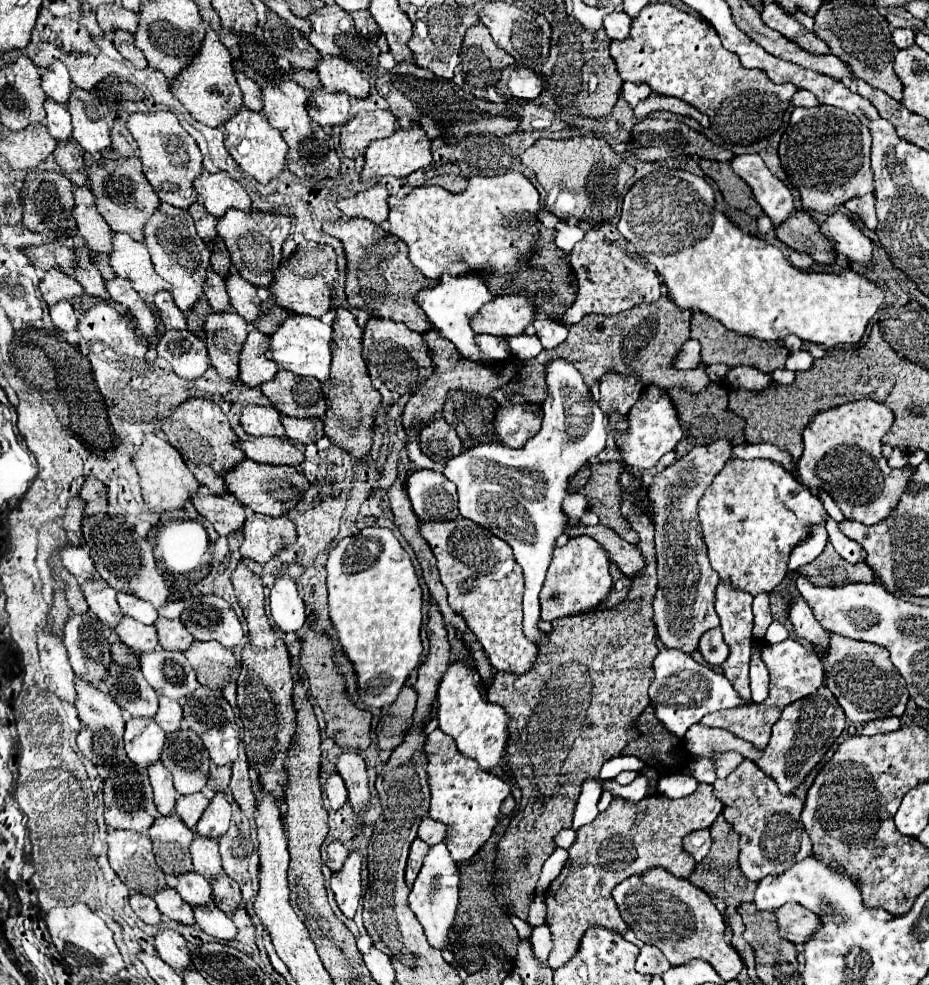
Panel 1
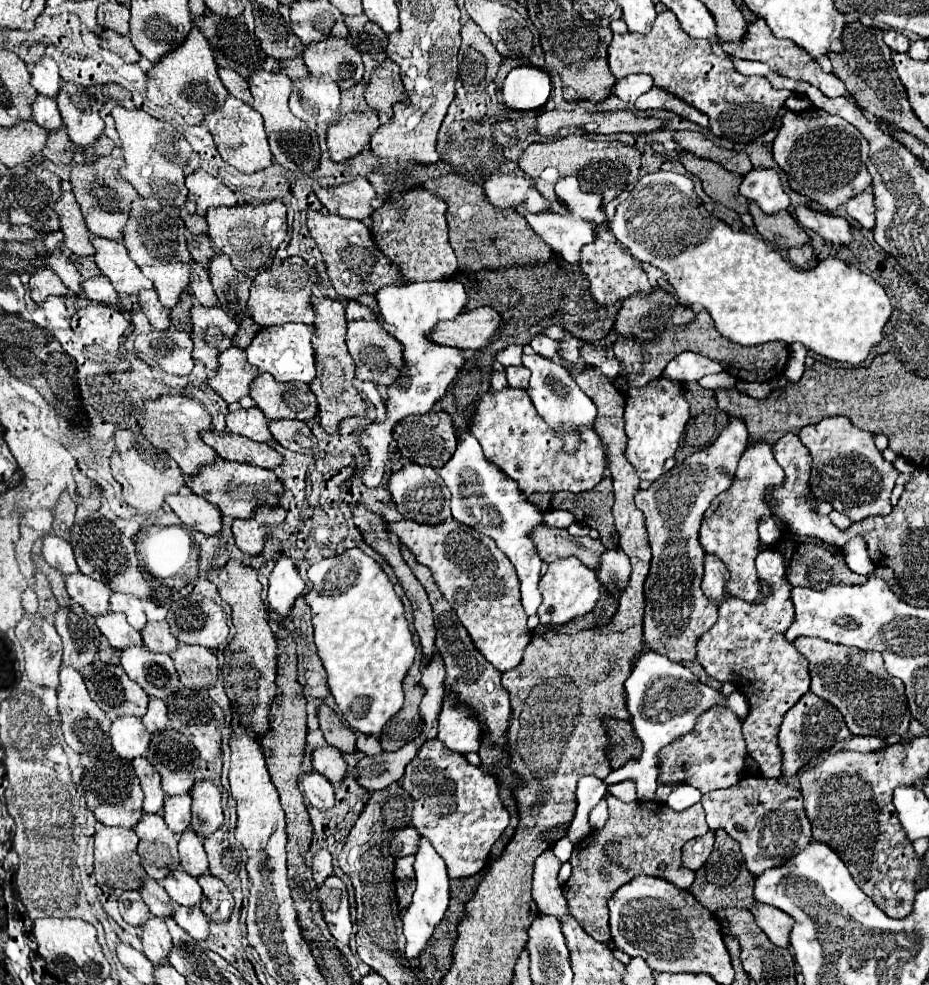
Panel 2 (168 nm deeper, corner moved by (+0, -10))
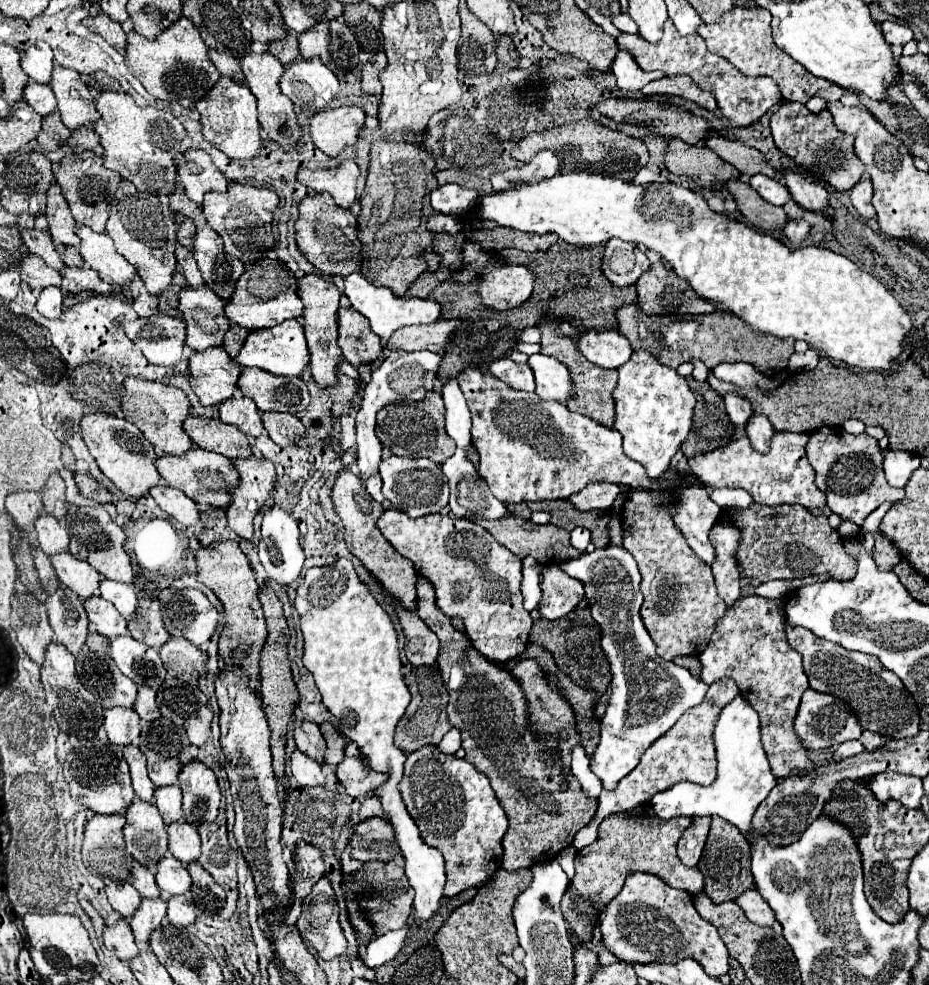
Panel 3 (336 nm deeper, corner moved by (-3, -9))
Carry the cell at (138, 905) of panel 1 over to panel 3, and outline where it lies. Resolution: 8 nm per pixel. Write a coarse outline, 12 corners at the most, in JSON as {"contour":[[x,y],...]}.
{"contour":[[108,881],[110,905],[126,919],[134,917],[142,901],[124,881]]}

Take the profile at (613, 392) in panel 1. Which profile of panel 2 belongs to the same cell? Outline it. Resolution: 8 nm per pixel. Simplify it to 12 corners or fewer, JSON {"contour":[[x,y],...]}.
{"contour":[[707,310],[655,340],[617,338],[629,384],[659,378],[677,354],[697,352],[735,378],[771,382],[785,342],[741,346],[717,332]]}

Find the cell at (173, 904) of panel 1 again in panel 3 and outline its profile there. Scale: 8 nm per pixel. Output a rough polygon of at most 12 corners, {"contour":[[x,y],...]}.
{"contour":[[138,863],[132,867],[130,883],[140,897],[158,899],[160,889],[154,873]]}

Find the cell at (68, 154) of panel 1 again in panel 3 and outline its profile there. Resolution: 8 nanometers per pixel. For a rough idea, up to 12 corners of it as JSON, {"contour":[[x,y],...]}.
{"contour":[[60,115],[44,119],[38,145],[56,151],[72,133]]}

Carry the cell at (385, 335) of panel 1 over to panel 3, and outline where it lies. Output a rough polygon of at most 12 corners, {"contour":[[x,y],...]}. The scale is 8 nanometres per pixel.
{"contour":[[340,309],[338,345],[354,367],[378,361],[386,345],[368,319]]}

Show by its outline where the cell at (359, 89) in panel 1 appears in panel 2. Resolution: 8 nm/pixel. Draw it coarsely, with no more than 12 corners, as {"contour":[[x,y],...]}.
{"contour":[[347,38],[303,50],[313,78],[331,76],[341,90],[363,76],[361,54]]}

